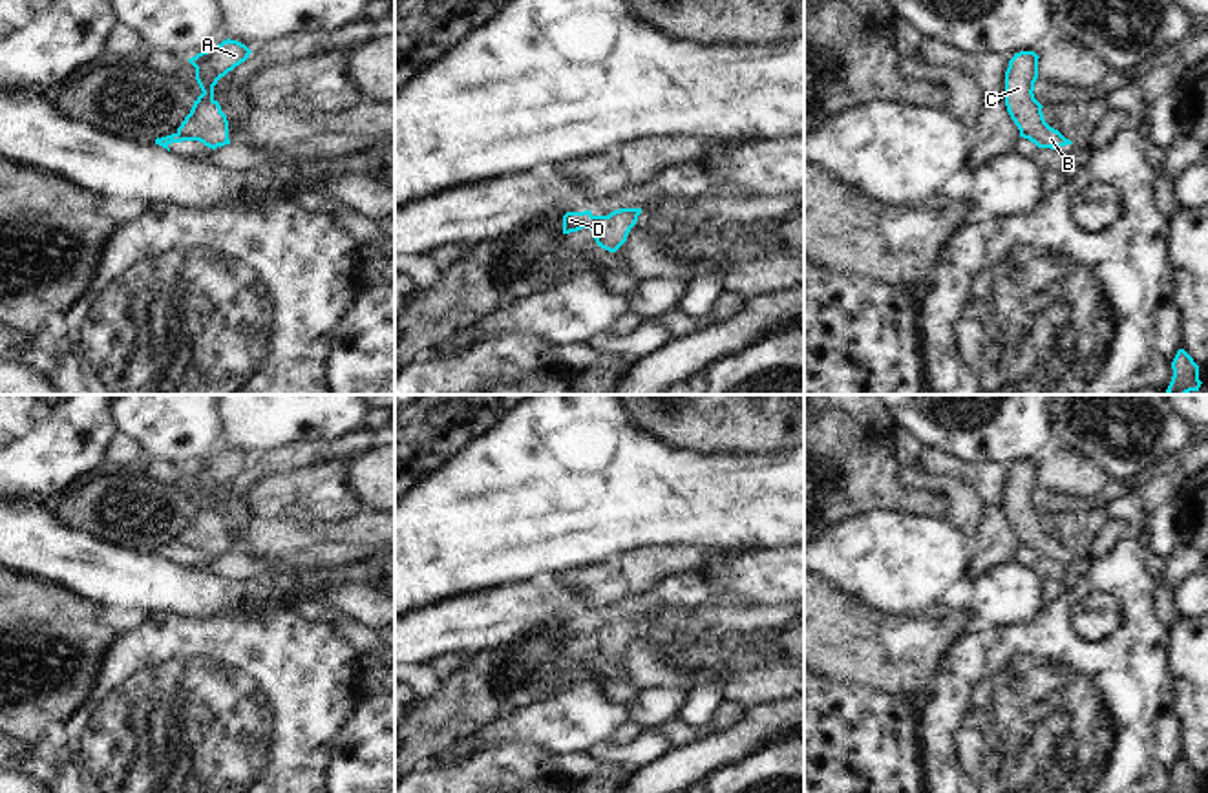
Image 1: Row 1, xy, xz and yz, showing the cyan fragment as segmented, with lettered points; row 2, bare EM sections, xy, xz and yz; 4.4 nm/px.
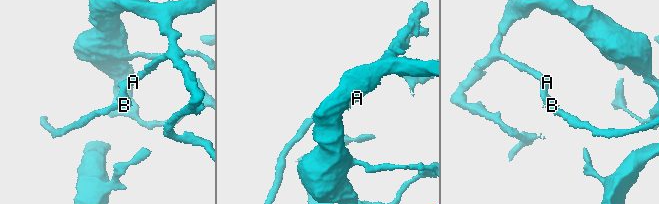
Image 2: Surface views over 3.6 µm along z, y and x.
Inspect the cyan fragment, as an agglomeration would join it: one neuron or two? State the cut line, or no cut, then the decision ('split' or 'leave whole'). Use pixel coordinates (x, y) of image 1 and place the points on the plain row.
cut xz (600, 625), (593, 638); split

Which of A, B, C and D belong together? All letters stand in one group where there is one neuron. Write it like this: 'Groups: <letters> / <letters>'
Groups: A B C / D.

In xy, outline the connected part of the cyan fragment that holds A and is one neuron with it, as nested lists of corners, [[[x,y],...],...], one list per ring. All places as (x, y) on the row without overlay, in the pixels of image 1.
[[[227,448],[212,459],[188,468],[196,477],[196,490],[203,502],[194,510],[190,523],[177,537],[179,545],[188,550],[199,550],[208,557],[230,554],[228,530],[214,508],[214,495],[221,486],[245,471],[250,462],[245,453]]]

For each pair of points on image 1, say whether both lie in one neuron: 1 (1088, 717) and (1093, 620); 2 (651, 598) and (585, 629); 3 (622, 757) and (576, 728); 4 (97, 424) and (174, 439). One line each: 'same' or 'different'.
1: same
2: same
3: different
4: different

